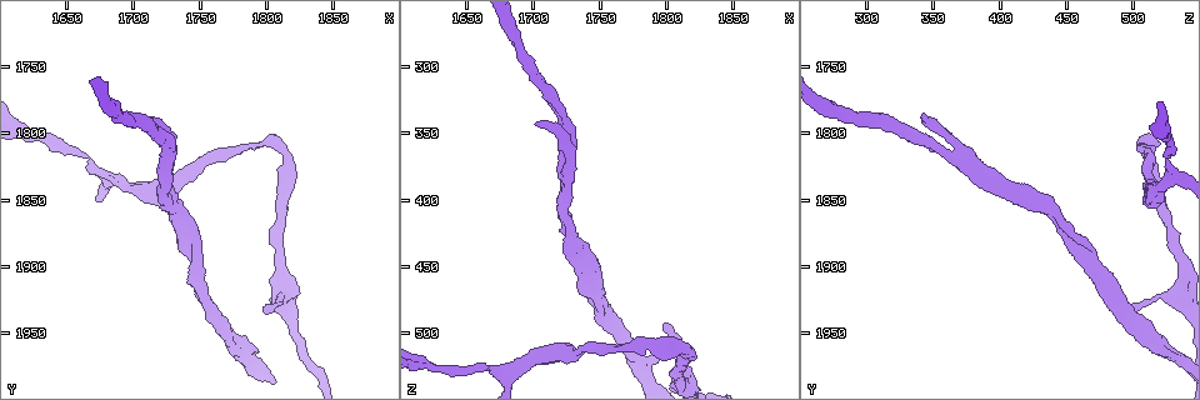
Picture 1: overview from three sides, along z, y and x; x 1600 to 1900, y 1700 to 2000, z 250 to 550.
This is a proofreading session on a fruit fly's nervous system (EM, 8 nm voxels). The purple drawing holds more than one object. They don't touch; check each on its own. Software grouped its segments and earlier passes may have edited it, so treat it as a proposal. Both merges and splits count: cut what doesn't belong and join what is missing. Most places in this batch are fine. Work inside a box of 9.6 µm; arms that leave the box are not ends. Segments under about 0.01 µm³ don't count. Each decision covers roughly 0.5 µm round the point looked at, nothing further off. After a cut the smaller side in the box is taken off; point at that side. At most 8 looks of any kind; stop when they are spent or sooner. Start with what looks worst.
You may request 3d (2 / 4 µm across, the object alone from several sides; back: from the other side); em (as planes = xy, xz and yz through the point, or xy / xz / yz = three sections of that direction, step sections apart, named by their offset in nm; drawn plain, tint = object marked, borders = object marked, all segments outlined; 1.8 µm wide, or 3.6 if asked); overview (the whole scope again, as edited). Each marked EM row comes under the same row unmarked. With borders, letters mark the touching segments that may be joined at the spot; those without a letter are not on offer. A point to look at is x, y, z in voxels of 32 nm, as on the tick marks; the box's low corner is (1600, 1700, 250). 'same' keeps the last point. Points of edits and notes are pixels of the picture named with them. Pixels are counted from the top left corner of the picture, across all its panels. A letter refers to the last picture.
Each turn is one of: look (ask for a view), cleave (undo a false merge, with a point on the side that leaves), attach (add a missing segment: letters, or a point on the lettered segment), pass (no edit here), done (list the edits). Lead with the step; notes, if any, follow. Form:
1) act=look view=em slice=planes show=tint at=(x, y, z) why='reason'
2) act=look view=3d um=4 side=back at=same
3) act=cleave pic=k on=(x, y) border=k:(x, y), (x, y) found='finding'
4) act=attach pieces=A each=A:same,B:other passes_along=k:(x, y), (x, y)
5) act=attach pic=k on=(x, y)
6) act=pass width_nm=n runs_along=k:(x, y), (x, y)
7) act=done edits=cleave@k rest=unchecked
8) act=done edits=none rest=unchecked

act=look view=em slice=planes show=borders at=(1702, 1786, 346) why='free end'

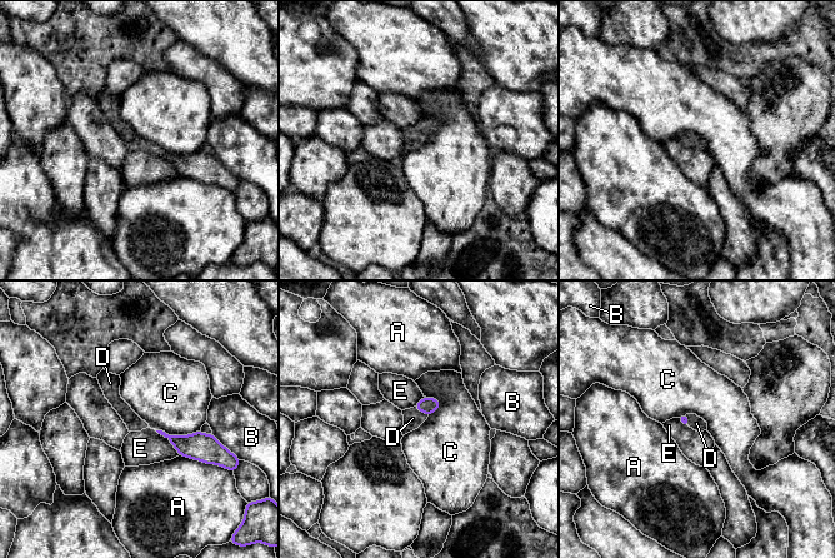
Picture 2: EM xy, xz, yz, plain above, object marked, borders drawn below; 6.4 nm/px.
act=attach pieces=D longest_contact=C:280nm each=A:other,B:other,C:other,D:same,E:other passes_along=2:(428, 405), (421, 410), (413, 418) found='the neuron continues'

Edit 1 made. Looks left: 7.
act=look view=3d um=2 at=(1740, 1888, 472) why='touches itself'

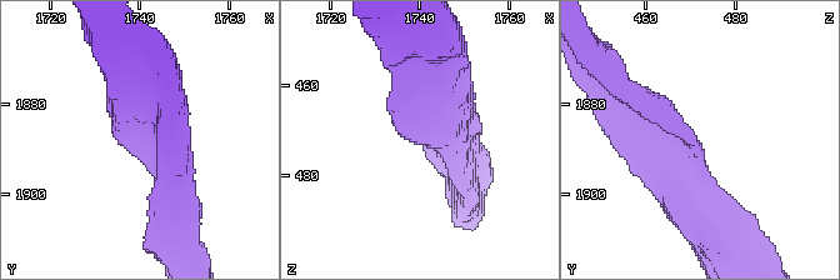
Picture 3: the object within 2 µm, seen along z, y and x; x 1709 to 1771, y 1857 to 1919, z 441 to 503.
act=look view=em slice=planes show=tint at=(1739, 1888, 470)

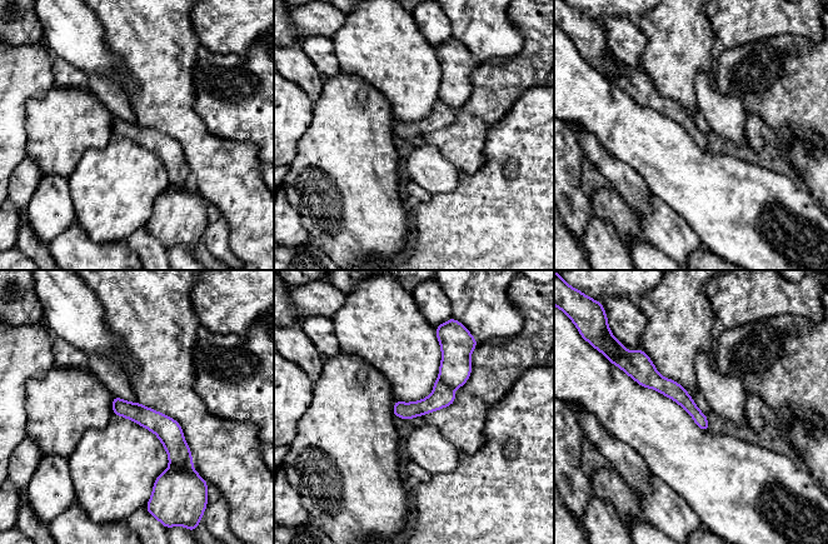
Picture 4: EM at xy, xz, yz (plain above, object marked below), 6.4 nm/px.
act=look view=em slice=planes show=borders at=same

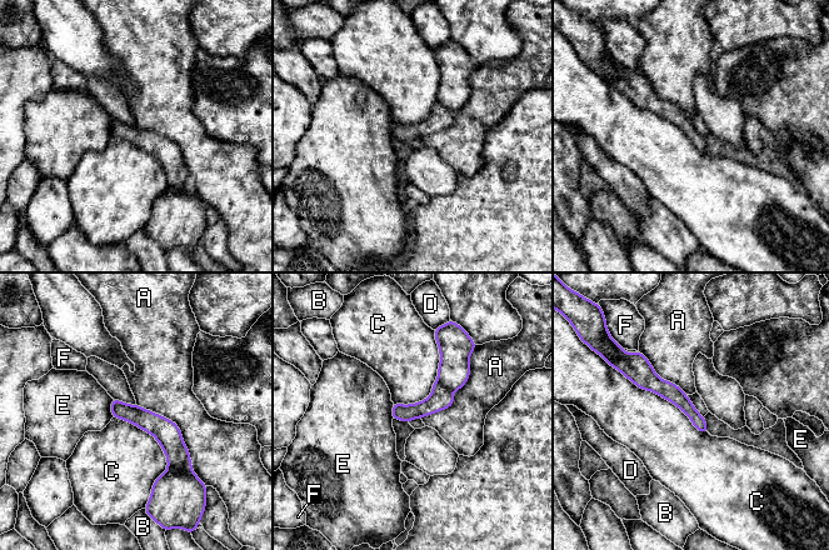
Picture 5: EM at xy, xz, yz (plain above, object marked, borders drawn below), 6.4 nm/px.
act=pass each=A:other,B:other,C:other,D:other,E:other,F:other found='all the same neuron'

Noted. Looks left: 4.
act=done edits=attach@2 rest=unchecked

